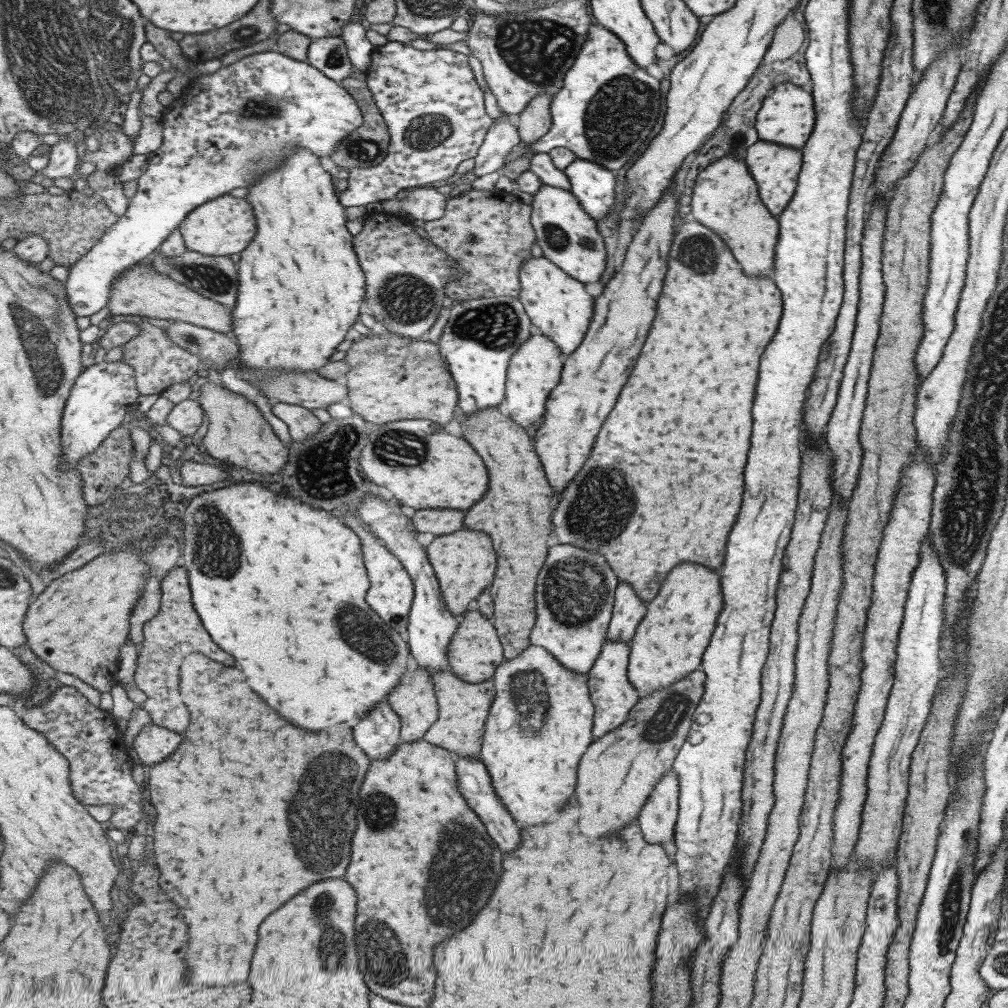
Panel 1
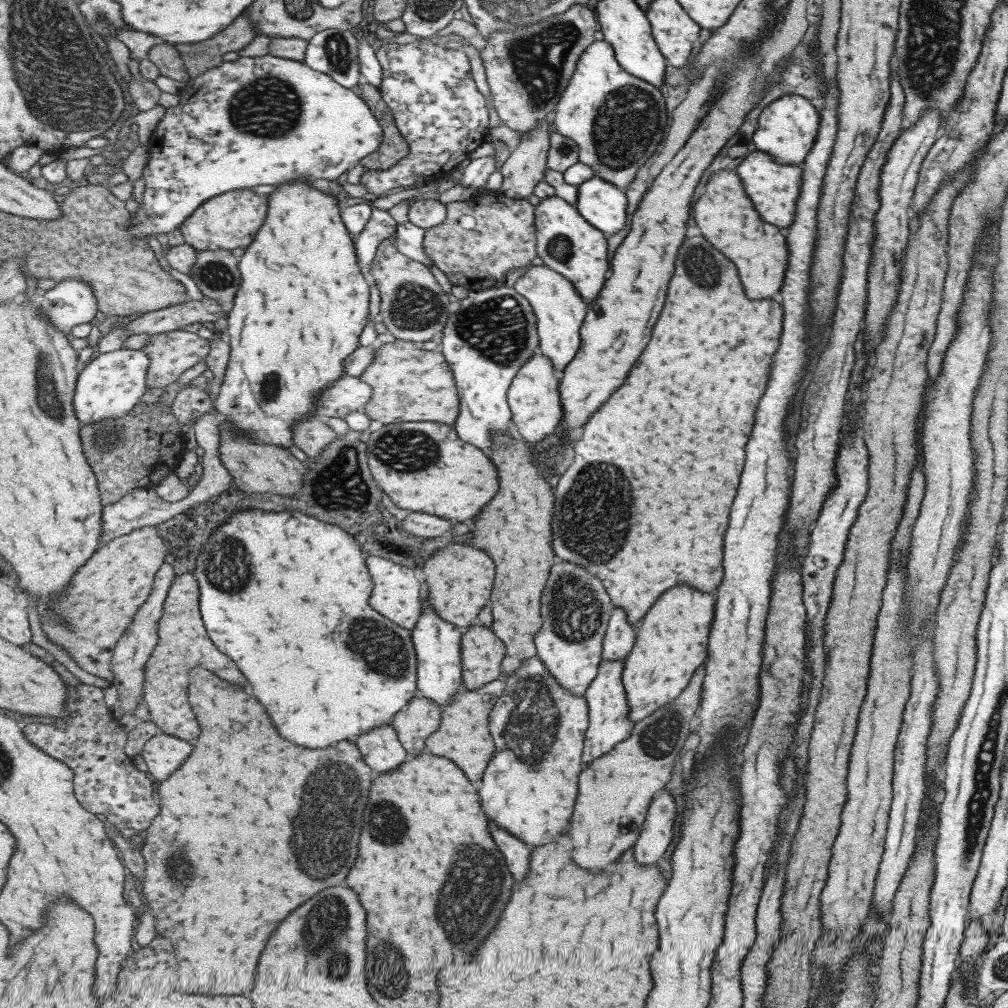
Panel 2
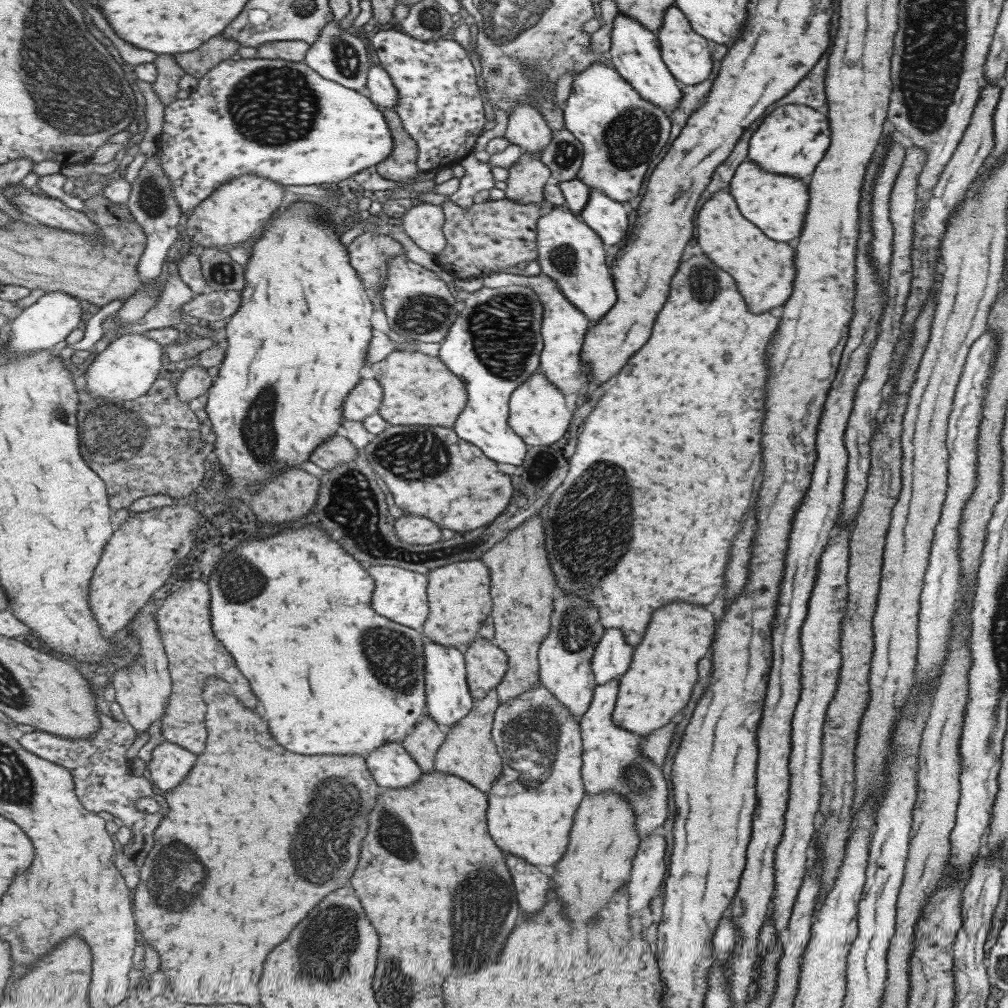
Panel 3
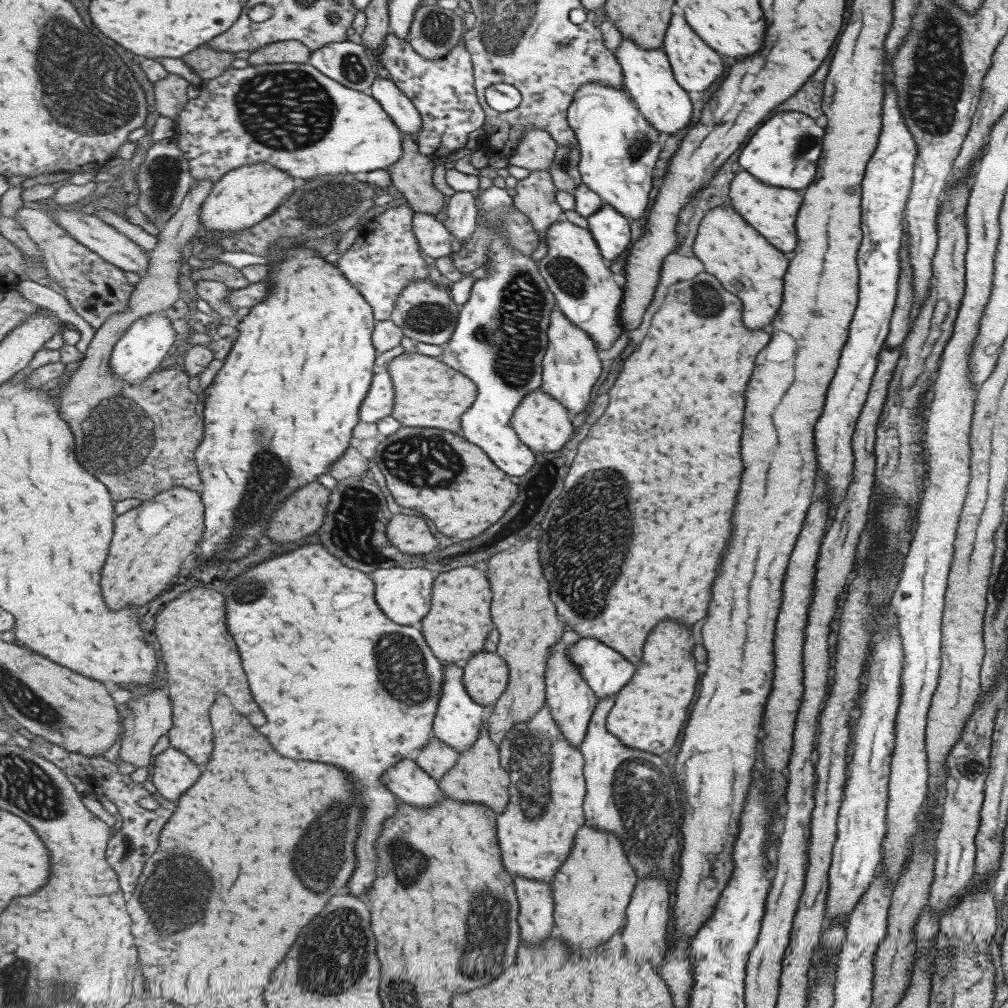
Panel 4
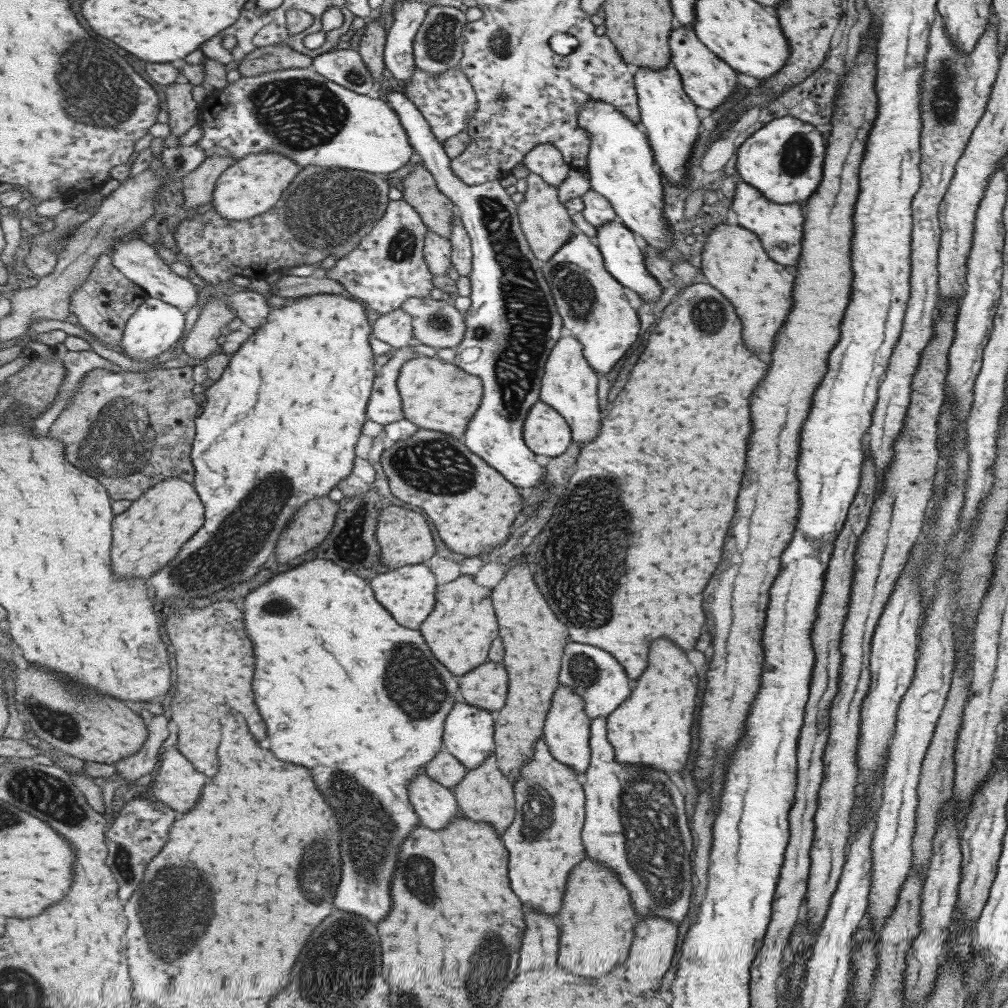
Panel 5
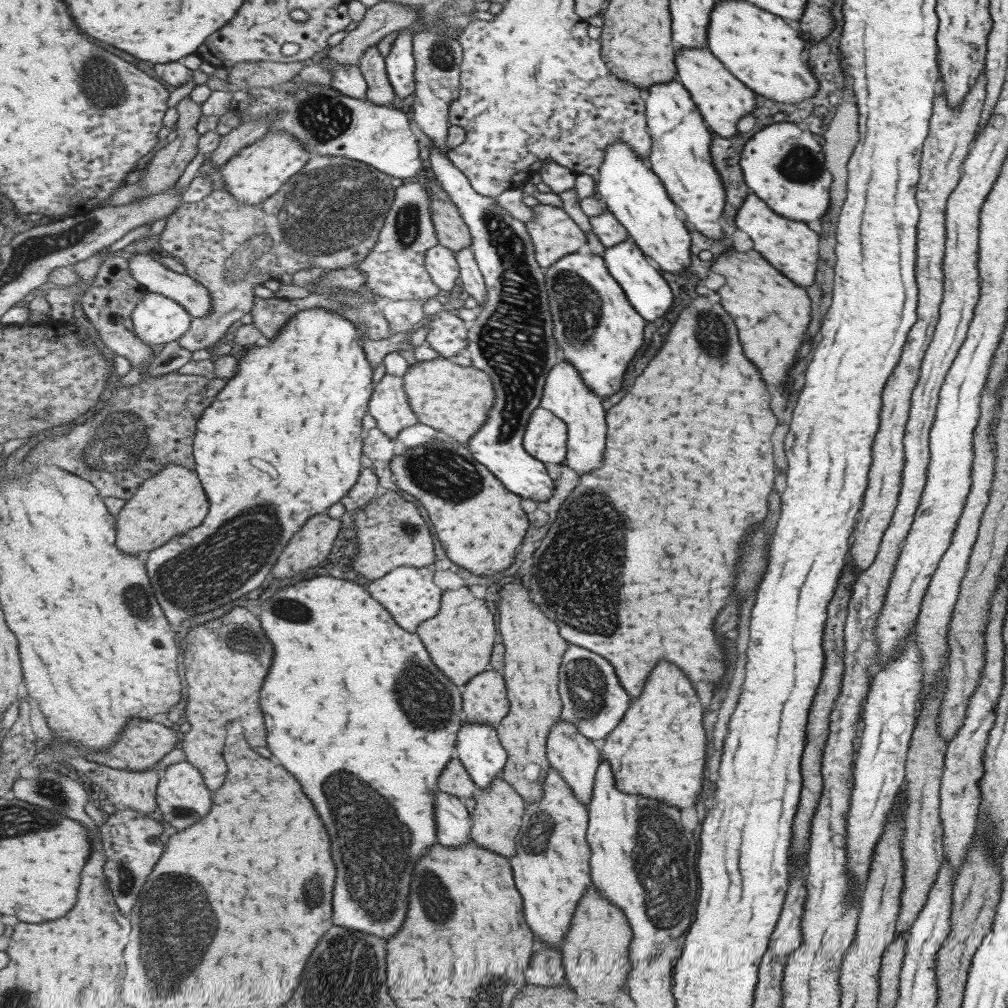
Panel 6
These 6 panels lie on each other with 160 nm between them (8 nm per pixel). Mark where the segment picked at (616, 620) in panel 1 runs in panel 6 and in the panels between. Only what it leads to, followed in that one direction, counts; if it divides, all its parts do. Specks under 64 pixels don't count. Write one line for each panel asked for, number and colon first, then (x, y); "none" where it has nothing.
2: (618, 639)
3: (611, 656)
4: (605, 672)
5: (593, 674)
6: (591, 698)

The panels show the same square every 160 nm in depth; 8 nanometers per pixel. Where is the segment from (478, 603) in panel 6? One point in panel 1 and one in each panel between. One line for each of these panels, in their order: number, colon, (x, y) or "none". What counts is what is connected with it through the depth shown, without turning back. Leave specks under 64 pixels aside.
1: (465, 560)
2: (460, 577)
3: (460, 594)
4: (459, 622)
5: (460, 631)

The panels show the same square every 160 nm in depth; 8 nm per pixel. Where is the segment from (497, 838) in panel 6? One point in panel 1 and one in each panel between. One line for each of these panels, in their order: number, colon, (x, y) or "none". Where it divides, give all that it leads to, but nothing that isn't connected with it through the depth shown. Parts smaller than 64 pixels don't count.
1: (464, 707)
2: (464, 736)
3: (469, 751)
4: (477, 777)
5: (485, 794)

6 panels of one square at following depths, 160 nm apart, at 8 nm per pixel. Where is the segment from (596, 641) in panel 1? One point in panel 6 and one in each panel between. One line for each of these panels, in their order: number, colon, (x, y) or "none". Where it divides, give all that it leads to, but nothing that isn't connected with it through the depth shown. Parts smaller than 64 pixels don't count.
2: (575, 607)
3: (564, 662)
4: (571, 702)
5: (566, 730)
6: (573, 756)

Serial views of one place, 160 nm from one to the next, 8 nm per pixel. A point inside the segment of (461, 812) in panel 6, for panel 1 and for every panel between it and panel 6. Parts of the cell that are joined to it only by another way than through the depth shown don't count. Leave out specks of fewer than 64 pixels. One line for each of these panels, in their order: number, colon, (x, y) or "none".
1: (380, 733)
2: (383, 750)
3: (393, 767)
4: (411, 783)
5: (437, 806)

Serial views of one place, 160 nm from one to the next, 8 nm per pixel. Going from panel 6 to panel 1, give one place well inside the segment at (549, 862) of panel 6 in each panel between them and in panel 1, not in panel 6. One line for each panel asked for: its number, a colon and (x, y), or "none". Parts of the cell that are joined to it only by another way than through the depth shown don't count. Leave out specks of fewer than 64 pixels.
1: (540, 722)
2: (538, 729)
3: (538, 741)
4: (535, 832)
5: (543, 842)

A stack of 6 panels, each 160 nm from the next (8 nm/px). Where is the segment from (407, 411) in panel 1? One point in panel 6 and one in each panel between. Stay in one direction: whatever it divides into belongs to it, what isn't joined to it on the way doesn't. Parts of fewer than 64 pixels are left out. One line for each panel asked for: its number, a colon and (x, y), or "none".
2: (410, 384)
3: (418, 388)
4: (429, 393)
5: (437, 395)
6: (456, 400)

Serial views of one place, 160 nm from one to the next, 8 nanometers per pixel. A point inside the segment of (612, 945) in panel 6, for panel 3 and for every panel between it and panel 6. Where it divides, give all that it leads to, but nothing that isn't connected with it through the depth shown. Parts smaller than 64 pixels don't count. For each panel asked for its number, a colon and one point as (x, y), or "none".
3: (603, 840)
4: (589, 899)
5: (597, 920)

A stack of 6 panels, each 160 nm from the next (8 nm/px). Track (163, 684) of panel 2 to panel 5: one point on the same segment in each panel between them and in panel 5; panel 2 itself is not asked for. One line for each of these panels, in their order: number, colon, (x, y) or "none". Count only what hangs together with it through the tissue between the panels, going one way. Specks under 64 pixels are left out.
3: (185, 620)
4: (202, 660)
5: (215, 664)

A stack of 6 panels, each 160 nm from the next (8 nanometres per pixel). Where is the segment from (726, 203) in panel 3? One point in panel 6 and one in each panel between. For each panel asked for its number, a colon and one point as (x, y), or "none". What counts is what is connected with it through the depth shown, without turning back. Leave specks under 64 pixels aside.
4: (748, 266)
5: (733, 261)
6: (752, 291)

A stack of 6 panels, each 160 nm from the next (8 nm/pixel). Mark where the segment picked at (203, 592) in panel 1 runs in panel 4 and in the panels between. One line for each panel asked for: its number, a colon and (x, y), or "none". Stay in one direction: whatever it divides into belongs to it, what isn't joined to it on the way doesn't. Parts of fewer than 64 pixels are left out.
2: (286, 596)
3: (332, 674)
4: (341, 683)

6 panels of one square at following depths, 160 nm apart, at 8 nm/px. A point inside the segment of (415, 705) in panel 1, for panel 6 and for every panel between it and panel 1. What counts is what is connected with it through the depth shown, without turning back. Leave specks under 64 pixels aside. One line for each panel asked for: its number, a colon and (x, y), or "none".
2: (422, 717)
3: (429, 736)
4: (437, 757)
5: (446, 768)
6: (456, 779)

